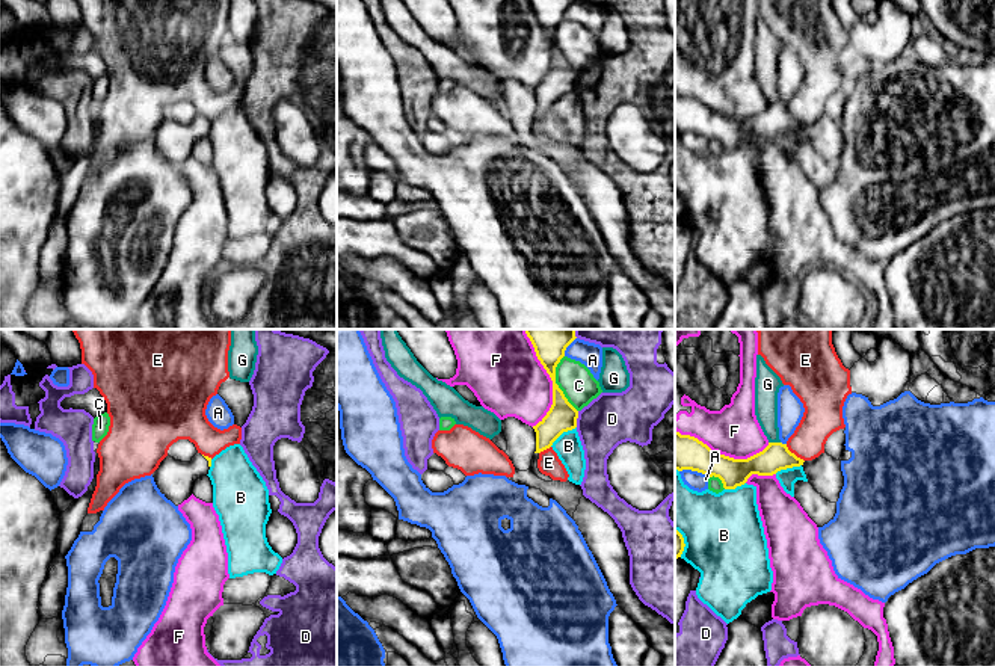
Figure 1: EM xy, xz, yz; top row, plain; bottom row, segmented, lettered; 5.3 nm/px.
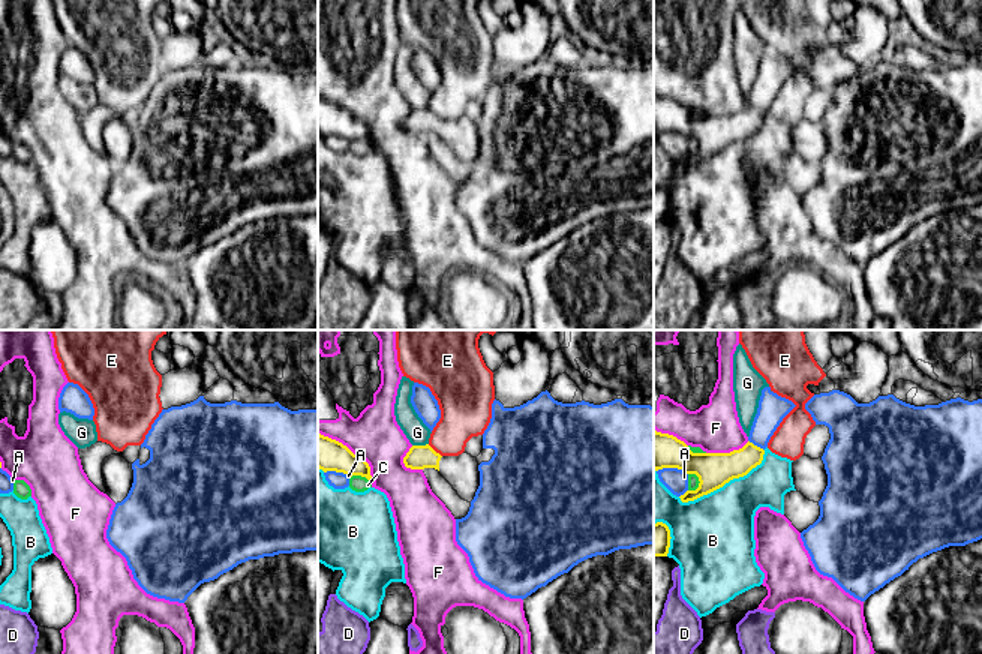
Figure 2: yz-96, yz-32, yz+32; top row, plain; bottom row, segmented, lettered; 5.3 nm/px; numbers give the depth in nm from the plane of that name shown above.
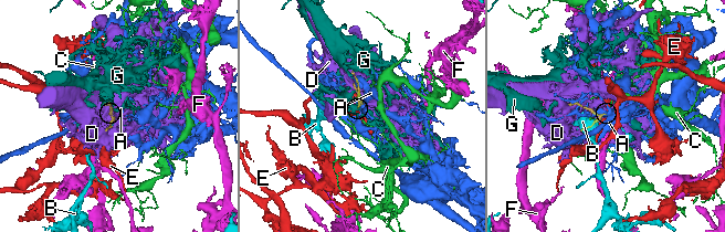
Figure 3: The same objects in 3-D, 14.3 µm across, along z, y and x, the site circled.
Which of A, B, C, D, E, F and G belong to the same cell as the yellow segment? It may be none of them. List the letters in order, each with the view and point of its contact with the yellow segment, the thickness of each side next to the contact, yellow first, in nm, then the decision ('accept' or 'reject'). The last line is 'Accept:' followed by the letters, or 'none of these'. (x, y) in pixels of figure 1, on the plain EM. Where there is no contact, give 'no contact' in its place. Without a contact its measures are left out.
A: yz (693, 132) | 190/100 nm | reject
B: xz (562, 94) | 160/140 nm | reject
C: xz (556, 46) | 160/190 nm | reject
D: xz (577, 79) | 160/280 nm | reject
E: yz (793, 115) | 150/200 nm | reject
F: yz (722, 117) | 190/280 nm | reject
G: yz (775, 104) | 150/130 nm | reject
Accept: none of these

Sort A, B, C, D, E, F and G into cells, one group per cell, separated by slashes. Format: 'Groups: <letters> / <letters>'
Groups: A / B / C / D / E / F / G

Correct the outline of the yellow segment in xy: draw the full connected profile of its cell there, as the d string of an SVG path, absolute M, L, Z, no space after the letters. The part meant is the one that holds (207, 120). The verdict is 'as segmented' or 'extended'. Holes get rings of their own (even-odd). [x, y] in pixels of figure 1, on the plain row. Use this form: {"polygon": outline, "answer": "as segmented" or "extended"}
{"polygon": "M196 115L190 124L175 122L168 116L152 139L160 154L178 168L192 157L195 143L207 137L210 128L211 119L201 115Z", "answer": "extended"}

